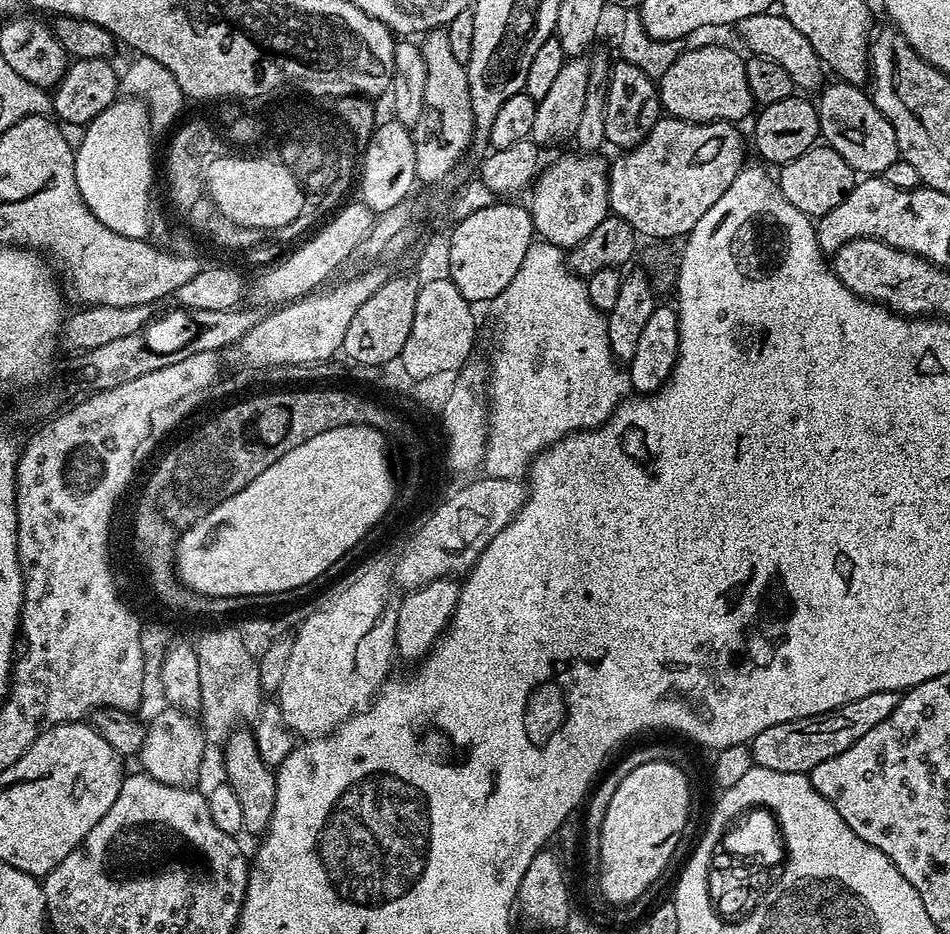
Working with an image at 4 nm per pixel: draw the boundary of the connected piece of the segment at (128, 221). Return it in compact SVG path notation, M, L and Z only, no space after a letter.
M120 98L116 103L109 106L106 110L102 110L102 114L98 114L98 118L94 118L91 124L87 125L84 137L80 140L80 148L75 149L76 154L76 181L78 182L78 190L82 194L82 198L86 206L91 212L95 212L98 222L102 222L110 230L115 232L123 232L125 234L144 234L148 231L148 210L150 201L148 201L148 191L152 188L152 139L153 133L149 131L148 123L148 107L144 105L143 100L135 98Z

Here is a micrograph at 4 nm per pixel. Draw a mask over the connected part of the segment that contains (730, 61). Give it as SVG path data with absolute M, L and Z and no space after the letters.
M708 44L705 48L689 47L666 74L658 77L661 109L669 117L693 124L709 124L715 120L741 122L748 115L751 117L754 101L750 82L746 82L744 61L745 57L732 48L719 48L716 44Z

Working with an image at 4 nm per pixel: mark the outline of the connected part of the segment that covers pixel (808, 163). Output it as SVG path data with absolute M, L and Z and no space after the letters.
M824 142L806 150L806 154L798 154L798 158L783 165L779 172L778 191L784 197L785 205L789 209L797 208L802 215L812 216L811 218L825 216L834 210L834 206L838 206L858 182L856 169L846 162L846 158L842 158L842 154L838 154L838 150L829 148Z

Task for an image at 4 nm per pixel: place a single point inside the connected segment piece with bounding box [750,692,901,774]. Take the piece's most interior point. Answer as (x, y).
(797, 746)

